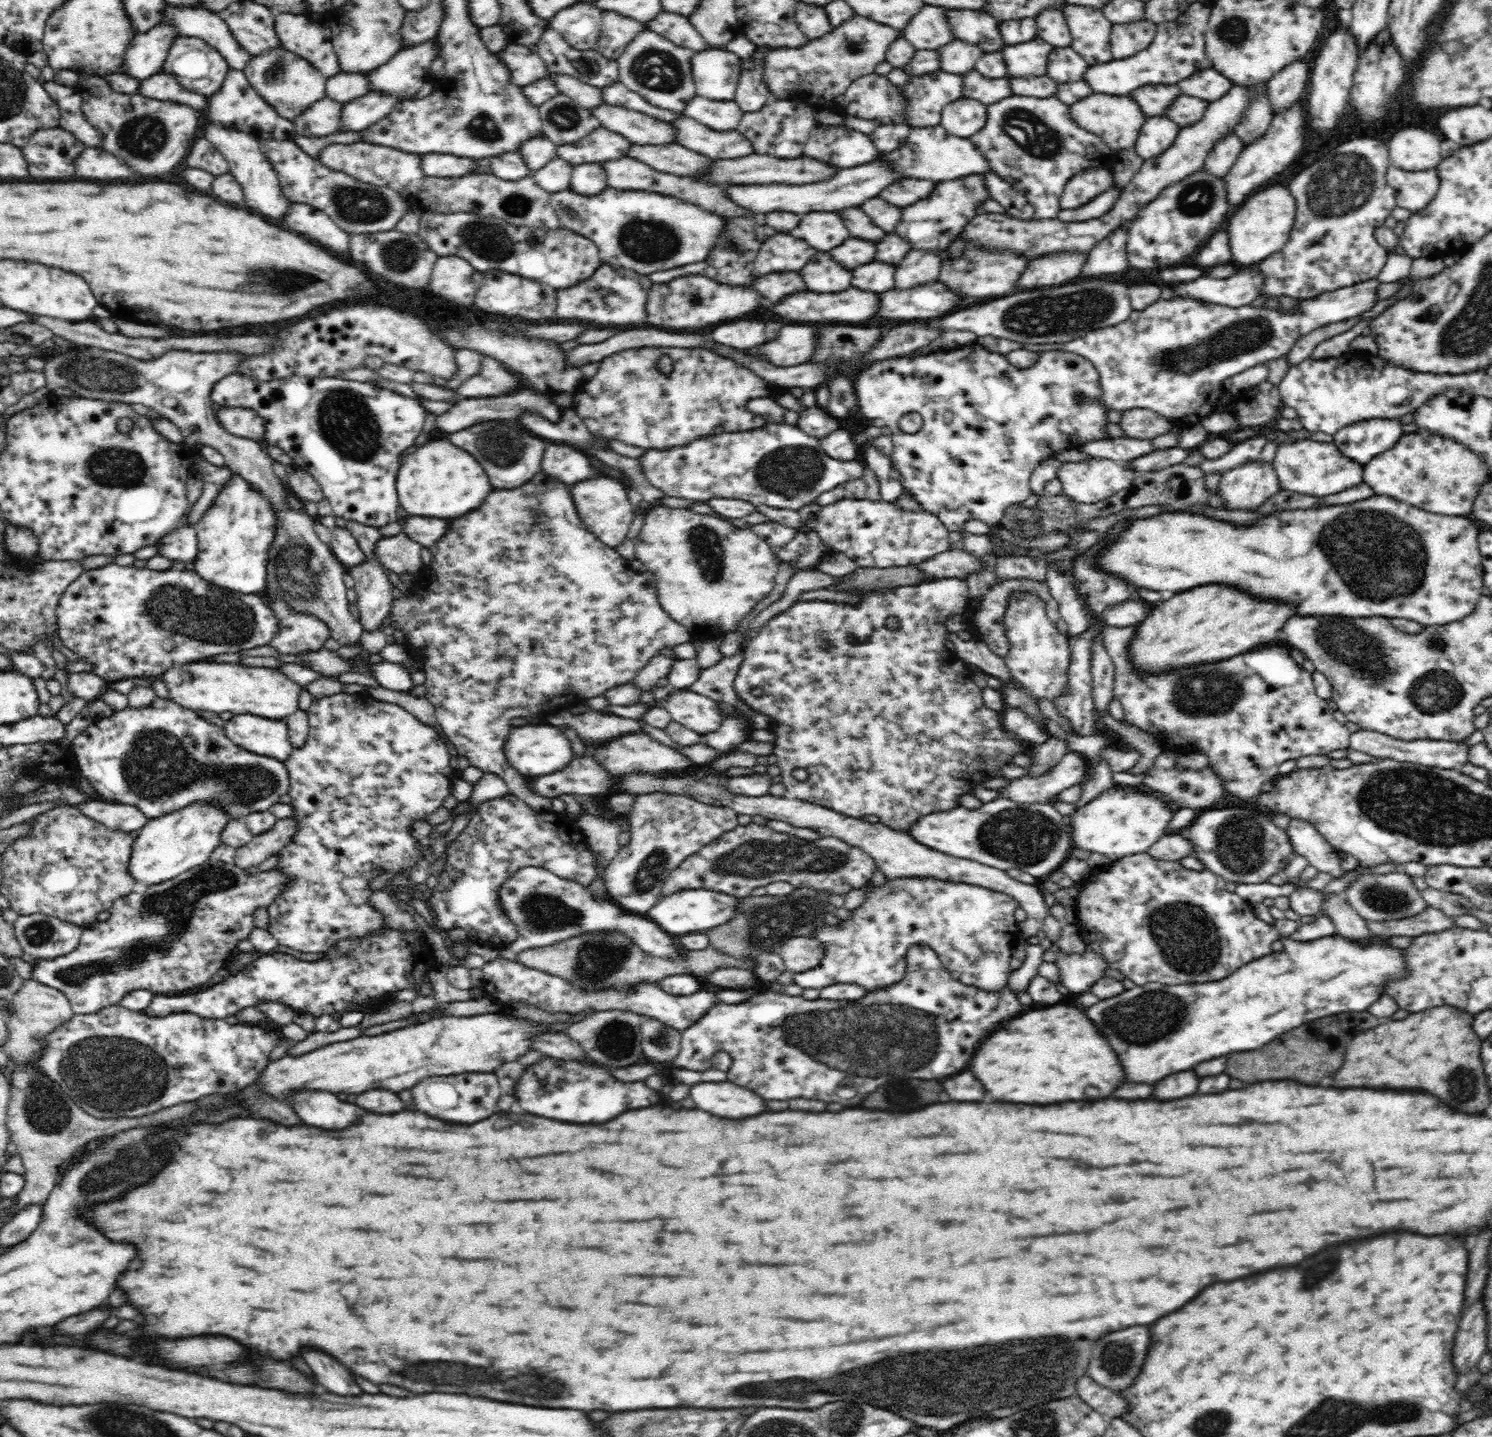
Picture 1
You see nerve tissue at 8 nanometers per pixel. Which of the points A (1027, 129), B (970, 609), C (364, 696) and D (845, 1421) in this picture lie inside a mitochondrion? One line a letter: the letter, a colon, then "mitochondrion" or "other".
A: mitochondrion
B: other
C: other
D: mitochondrion

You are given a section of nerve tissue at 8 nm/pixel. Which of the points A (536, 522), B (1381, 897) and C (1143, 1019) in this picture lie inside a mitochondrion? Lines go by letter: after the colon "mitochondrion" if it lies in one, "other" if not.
A: mitochondrion
B: mitochondrion
C: mitochondrion

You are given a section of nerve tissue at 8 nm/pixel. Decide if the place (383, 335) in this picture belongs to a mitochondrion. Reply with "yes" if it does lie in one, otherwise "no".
no

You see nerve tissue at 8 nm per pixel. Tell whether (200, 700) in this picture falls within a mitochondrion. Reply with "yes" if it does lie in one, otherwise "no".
no

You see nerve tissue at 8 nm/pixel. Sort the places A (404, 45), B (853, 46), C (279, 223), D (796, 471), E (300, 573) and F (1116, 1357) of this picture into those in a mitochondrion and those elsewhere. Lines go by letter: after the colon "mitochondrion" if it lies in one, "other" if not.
A: other
B: mitochondrion
C: other
D: mitochondrion
E: mitochondrion
F: mitochondrion

